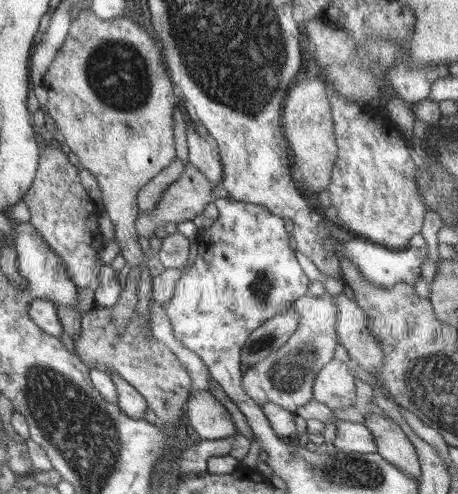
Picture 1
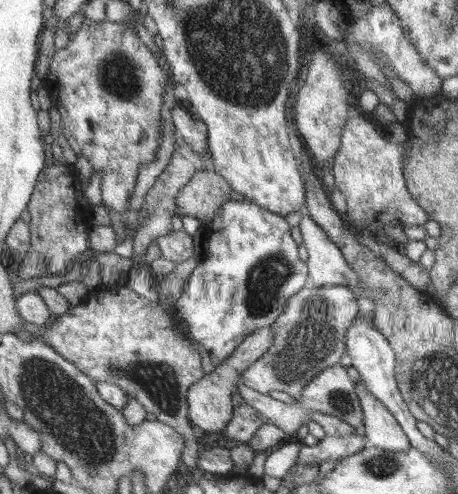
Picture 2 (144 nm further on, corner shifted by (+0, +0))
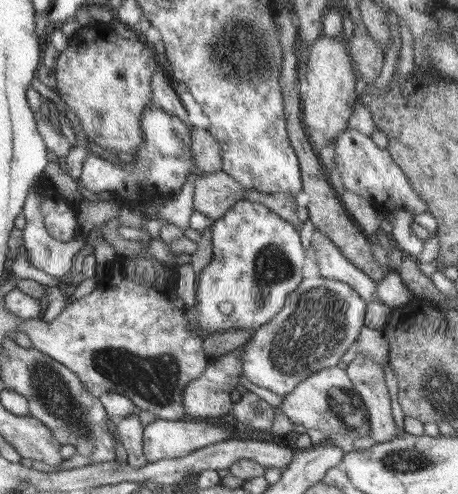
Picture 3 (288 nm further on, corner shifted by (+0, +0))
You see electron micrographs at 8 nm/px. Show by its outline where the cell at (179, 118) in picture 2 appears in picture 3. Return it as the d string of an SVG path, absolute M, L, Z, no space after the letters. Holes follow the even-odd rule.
M161 70L153 72L149 86L151 86L151 102L155 106L163 108L165 112L169 112L171 116L177 116L181 122L185 122L193 130L193 126L187 122L187 112L181 106L181 100L175 94L175 88L171 88L171 82L165 78L165 74Z

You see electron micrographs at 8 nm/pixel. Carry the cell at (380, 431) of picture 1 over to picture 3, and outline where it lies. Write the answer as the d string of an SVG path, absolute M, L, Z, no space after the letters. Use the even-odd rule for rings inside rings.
M357 354L345 368L345 374L367 410L369 438L379 444L401 436L403 432L397 430L393 424L391 398L385 386L385 374L377 368L373 358Z

